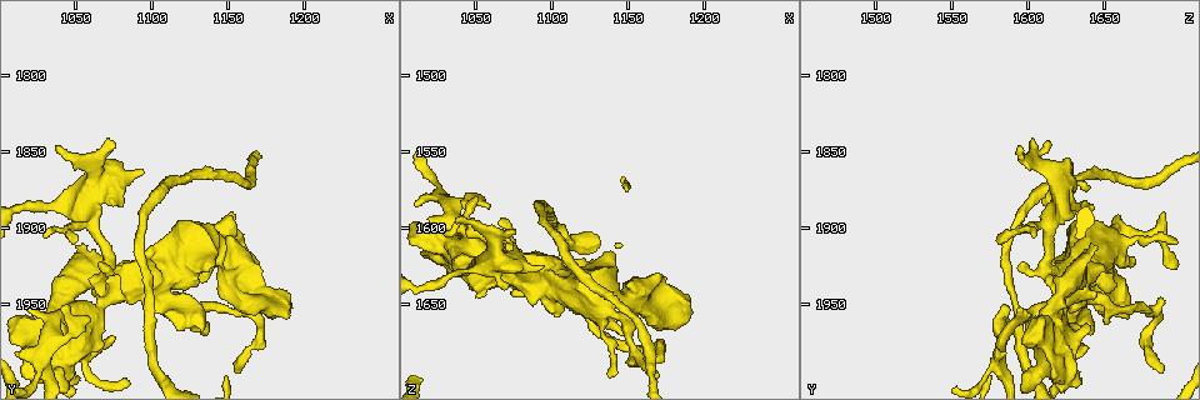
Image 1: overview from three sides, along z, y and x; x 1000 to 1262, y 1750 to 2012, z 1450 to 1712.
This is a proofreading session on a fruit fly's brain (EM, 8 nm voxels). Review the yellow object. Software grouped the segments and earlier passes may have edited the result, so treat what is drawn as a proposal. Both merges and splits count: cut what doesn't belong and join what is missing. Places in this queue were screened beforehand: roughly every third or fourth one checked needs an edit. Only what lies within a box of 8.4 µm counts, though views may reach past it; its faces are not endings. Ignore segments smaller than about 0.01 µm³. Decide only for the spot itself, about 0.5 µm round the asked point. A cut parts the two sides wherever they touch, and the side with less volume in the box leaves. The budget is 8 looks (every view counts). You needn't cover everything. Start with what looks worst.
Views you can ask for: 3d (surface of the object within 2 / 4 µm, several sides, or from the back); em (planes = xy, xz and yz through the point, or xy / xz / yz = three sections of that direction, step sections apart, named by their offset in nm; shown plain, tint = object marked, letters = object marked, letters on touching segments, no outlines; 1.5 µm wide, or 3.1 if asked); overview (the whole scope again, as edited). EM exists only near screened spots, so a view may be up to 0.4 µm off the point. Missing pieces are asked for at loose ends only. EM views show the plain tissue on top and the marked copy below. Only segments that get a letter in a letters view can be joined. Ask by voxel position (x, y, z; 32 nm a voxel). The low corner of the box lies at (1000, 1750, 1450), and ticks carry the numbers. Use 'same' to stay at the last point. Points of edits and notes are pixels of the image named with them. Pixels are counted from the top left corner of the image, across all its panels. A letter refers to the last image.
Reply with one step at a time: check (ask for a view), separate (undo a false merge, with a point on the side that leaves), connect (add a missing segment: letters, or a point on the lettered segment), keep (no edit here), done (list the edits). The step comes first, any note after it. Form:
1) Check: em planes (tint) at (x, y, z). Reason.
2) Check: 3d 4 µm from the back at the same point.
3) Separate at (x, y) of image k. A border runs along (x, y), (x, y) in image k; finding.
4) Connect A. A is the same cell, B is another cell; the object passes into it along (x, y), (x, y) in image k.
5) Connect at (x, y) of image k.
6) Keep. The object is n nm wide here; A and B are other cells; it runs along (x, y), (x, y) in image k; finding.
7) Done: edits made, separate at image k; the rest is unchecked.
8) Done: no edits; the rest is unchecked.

Check: em planes (letters) at (1020, 1952, 1594). Branch stops here.

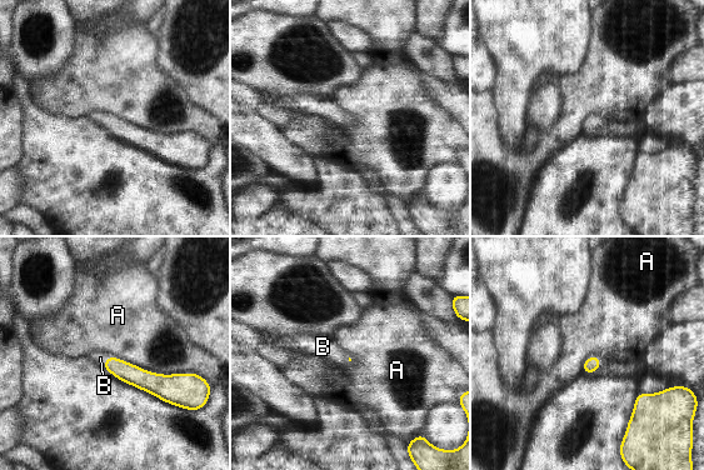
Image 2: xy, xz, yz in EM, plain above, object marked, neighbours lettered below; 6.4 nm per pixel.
Connect B. B is the same cell, A is another cell; the object passes into it along (124, 371), (106, 359), (100, 358) in image 2; the neuron continues.

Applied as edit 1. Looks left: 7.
Check: em planes (tint) at (1052, 1908, 1580).

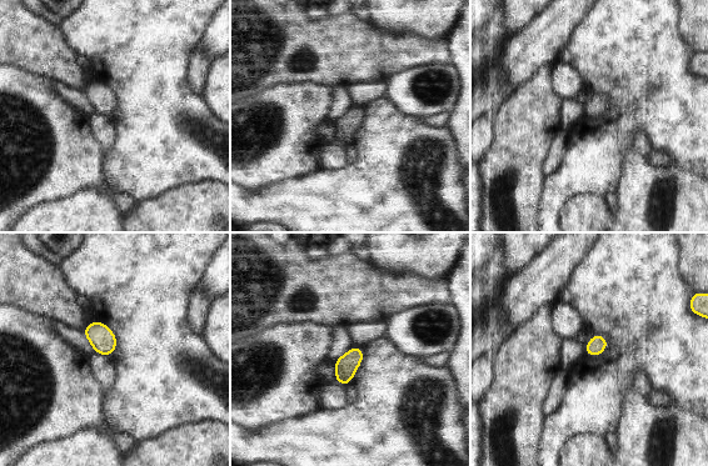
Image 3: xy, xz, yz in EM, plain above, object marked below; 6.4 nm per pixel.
Check: em planes (letters) at the same point. See the neighbours.

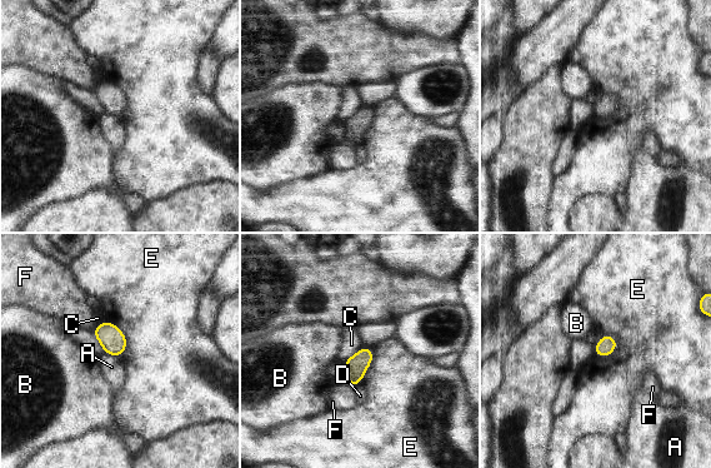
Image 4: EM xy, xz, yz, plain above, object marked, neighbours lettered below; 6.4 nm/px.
Keep. A, B, C, D, E and F are other cells; no lettered segment goes on from it.

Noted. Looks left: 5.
Check: em planes (tint) at (1038, 1848, 1592).

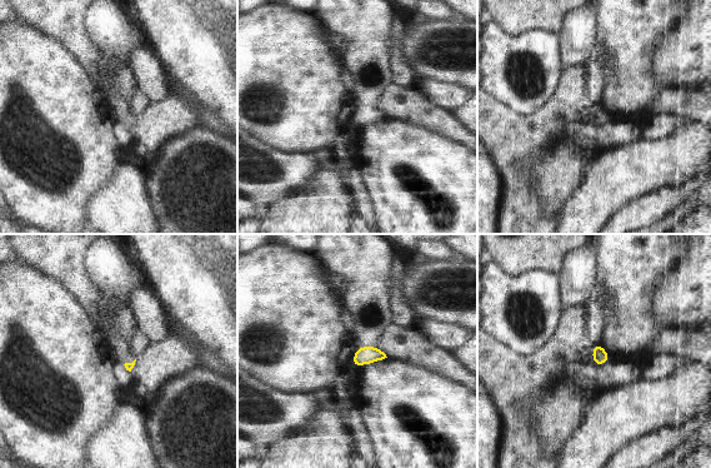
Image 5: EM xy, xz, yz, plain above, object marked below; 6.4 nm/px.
Check: em planes (letters) at the same point. See the neighbours.

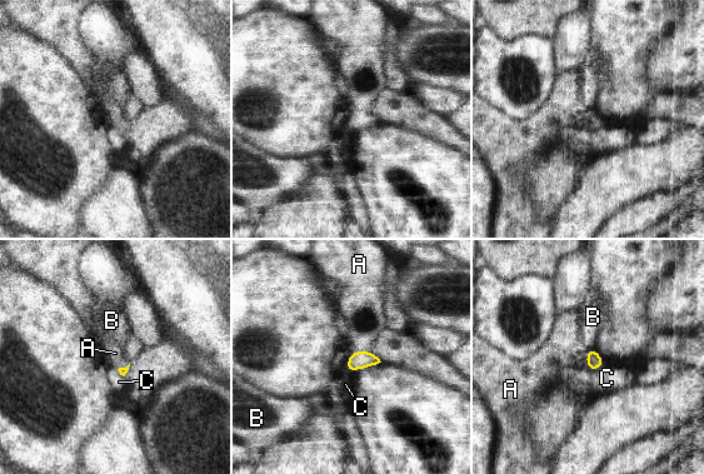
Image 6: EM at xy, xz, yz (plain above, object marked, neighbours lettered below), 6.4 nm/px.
Keep. A, B and C are other cells; no lettered segment goes on from it.

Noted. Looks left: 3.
Done: edits made, connect at image 2; the rest is unchecked.

